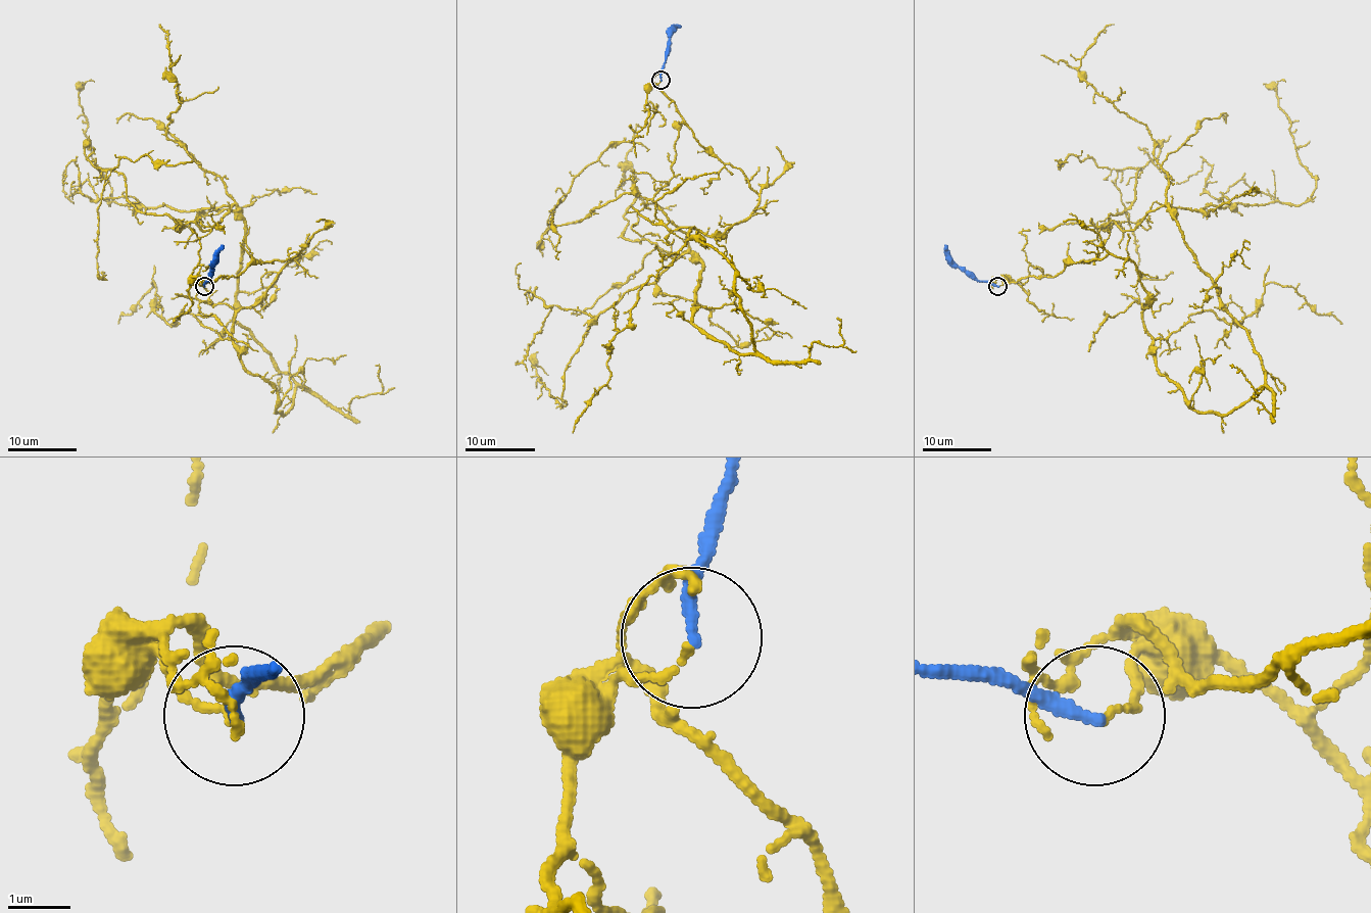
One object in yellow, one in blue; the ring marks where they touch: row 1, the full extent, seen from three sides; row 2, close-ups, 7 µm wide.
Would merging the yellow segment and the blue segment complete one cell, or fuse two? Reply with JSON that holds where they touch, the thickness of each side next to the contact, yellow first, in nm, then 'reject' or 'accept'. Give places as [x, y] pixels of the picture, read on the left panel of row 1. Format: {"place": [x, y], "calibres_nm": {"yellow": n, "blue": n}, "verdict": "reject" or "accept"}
{"place": [204, 286], "calibres_nm": {"yellow": 110, "blue": 190}, "verdict": "reject"}

